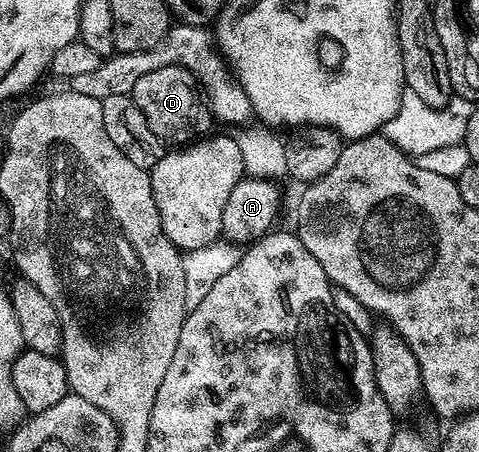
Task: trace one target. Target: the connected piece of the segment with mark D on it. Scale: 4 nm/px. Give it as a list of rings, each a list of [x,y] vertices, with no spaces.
[[[168,65],[150,73],[142,73],[133,82],[131,96],[139,111],[143,111],[143,119],[147,119],[151,131],[155,131],[155,135],[164,141],[166,146],[184,147],[204,138],[210,132],[210,106],[199,92],[197,78],[181,65]]]

